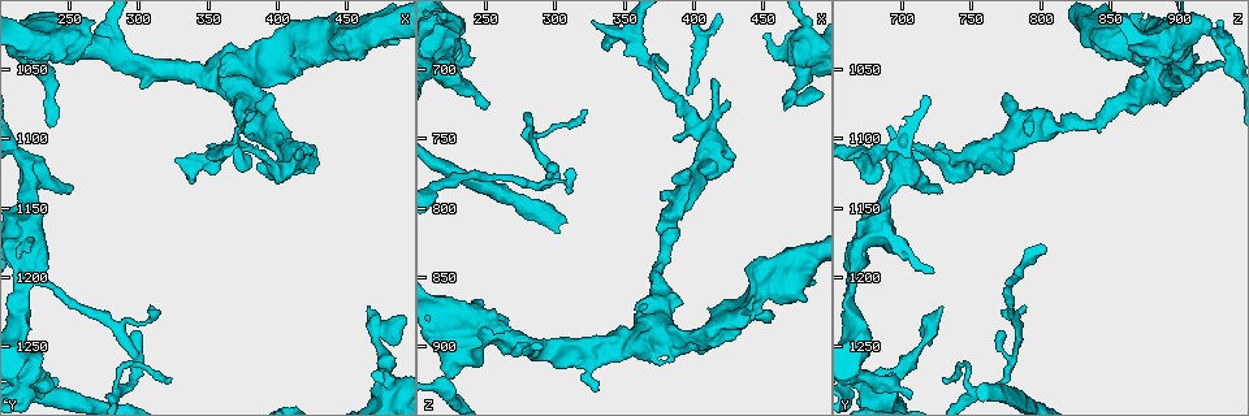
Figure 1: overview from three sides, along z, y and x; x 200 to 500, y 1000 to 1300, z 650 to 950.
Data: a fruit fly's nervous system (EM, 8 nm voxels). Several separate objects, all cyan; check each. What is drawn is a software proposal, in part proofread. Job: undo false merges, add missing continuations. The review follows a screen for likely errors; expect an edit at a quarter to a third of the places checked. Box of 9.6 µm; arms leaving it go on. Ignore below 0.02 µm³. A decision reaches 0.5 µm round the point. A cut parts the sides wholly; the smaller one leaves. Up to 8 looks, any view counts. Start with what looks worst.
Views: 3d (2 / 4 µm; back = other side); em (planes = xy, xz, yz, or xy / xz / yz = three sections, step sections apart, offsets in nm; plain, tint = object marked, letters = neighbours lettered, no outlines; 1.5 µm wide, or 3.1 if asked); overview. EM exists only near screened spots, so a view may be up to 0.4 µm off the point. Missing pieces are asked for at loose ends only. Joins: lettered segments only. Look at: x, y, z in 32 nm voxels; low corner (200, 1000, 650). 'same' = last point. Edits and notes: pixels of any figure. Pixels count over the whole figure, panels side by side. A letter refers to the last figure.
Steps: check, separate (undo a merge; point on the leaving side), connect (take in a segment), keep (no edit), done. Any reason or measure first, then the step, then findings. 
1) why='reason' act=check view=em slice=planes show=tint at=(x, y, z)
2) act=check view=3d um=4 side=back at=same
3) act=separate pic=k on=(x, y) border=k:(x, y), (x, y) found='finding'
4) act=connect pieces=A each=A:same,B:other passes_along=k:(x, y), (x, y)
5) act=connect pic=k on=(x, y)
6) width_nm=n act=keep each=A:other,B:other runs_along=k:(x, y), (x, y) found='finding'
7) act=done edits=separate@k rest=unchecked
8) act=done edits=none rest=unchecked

why='an open end' act=check view=em slice=xz step=4 show=letters at=(464, 1222, 730)

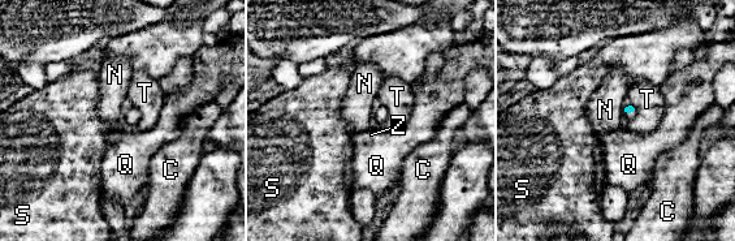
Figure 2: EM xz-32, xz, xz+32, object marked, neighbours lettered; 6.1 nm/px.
act=check view=em slice=planes show=letters at=same

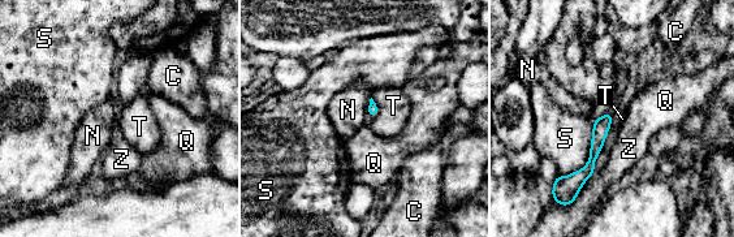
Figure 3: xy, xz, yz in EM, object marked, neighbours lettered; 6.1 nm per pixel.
act=keep each=C:other,N:other,Q:other,S:other,T:other,Z:other runs_along=3:(608, 117), (590, 168), (577, 188) found='none of them fits'

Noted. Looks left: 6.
why='abrupt turn' act=check view=em slice=planes show=letters at=(224, 1272, 670)

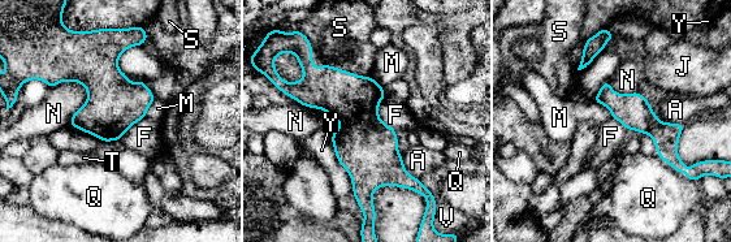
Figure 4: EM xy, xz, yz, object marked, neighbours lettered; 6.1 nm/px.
act=keep each=A:other,F:other,J:other,M:other,N:other,Q:other,S:other,T:other,V:other,Y:other runs_along=4:(606, 85), (666, 142), (675, 161) found='all the same neuron'

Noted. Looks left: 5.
why='calibre changes' act=check view=3d um=4 at=(480, 1280, 674)

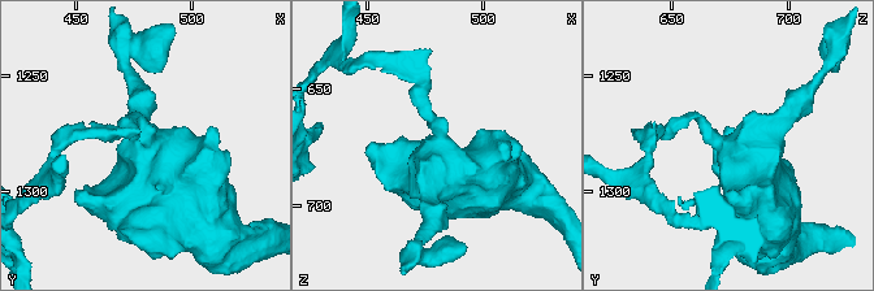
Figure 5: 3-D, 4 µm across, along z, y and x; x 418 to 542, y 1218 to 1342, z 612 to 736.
why='shape alone is not enough' act=check view=em slice=planes show=plain at=(482, 1281, 675)

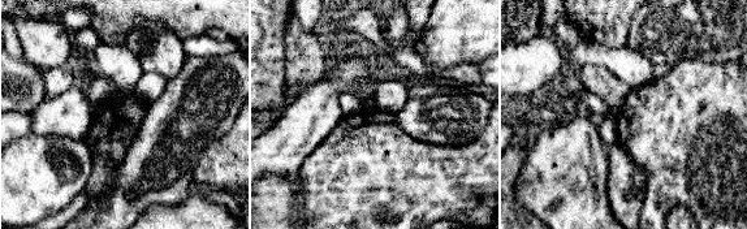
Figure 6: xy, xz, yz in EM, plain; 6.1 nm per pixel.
why='what lies round it' act=check view=em slice=planes show=letters at=same

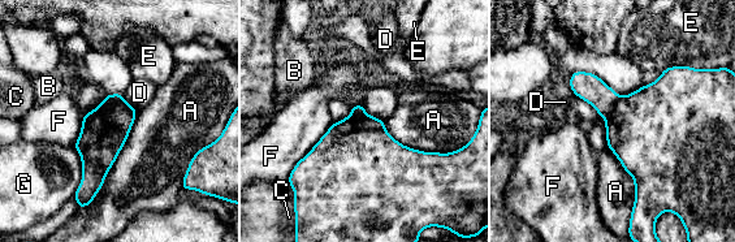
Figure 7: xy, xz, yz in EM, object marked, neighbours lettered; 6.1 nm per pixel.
width_nm=280 act=separate pic=7 on=(587, 86) each=A:other,B:other,C:other,D:other,E:other,F:other,G:other found='two neurons meet here'

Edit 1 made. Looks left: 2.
act=done edits=separate@7 rest=unchecked

